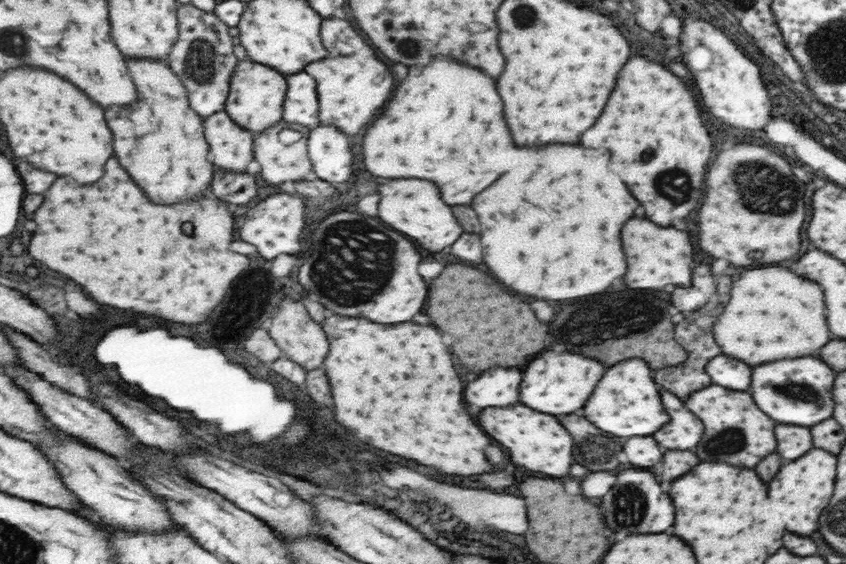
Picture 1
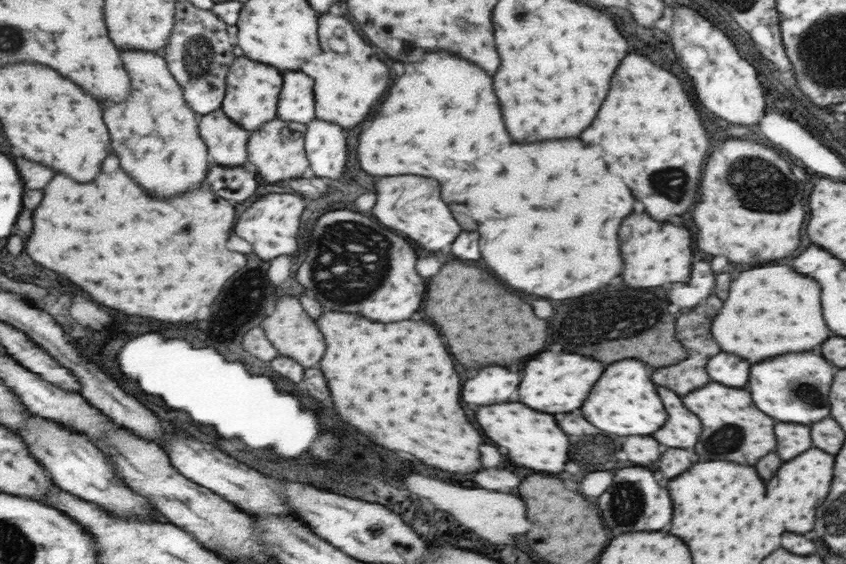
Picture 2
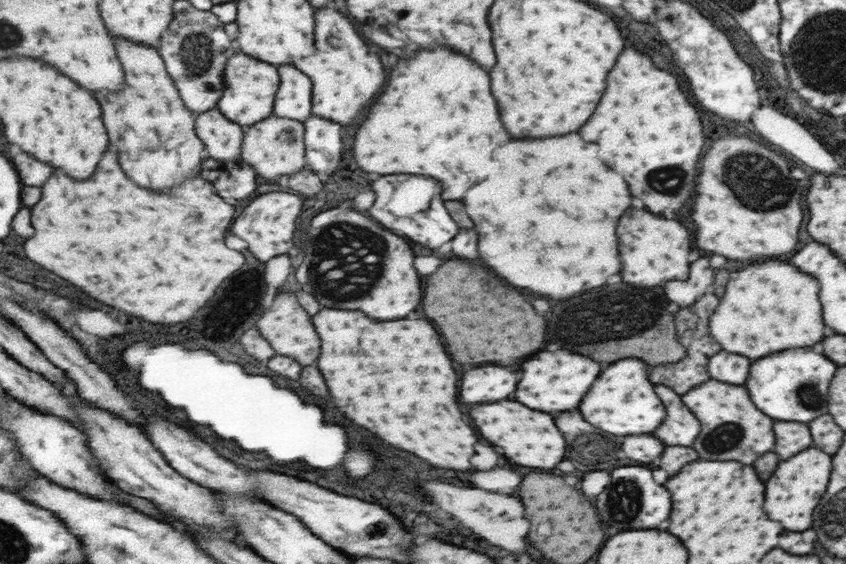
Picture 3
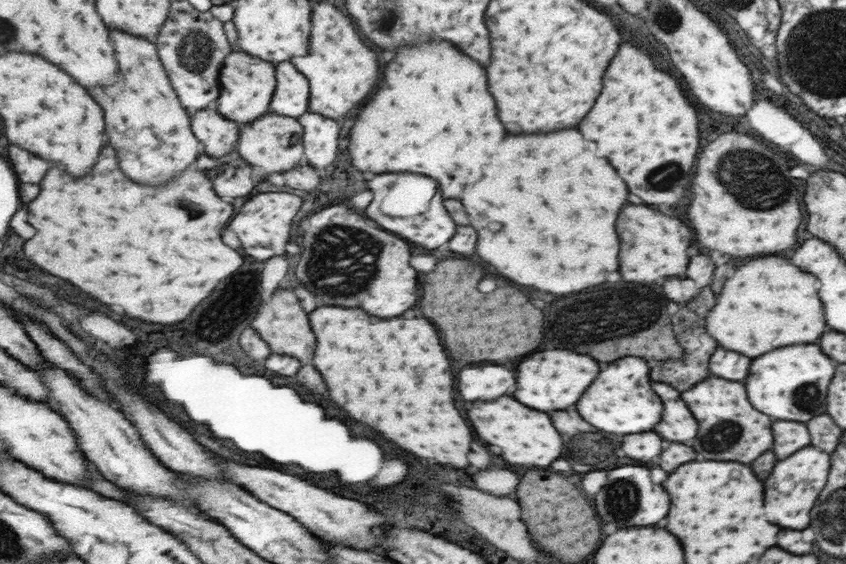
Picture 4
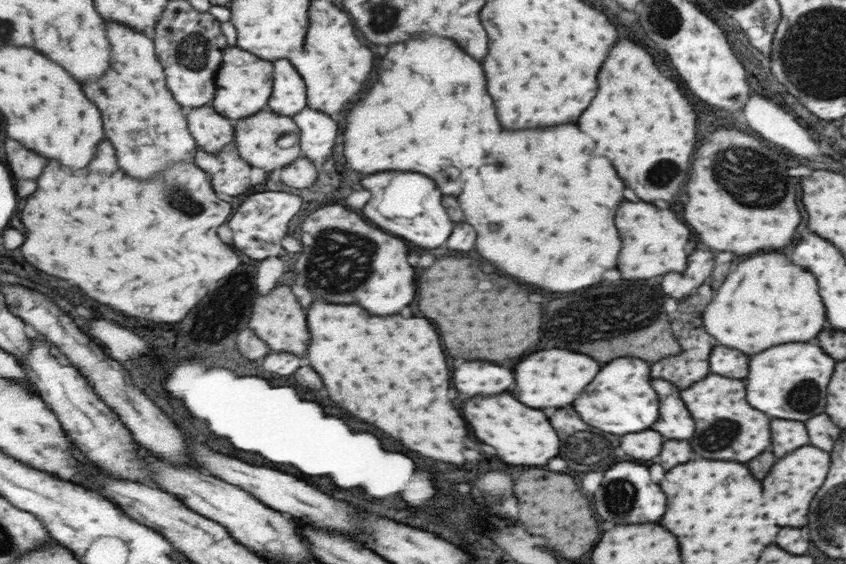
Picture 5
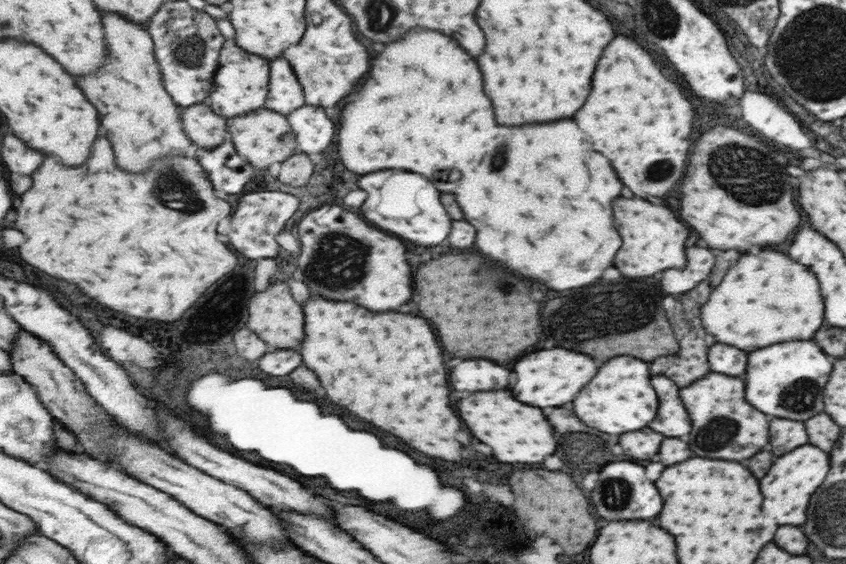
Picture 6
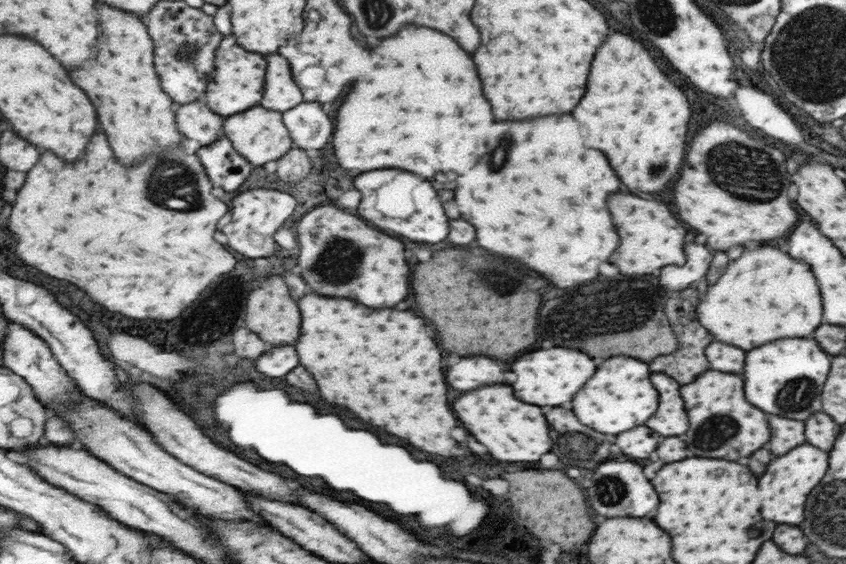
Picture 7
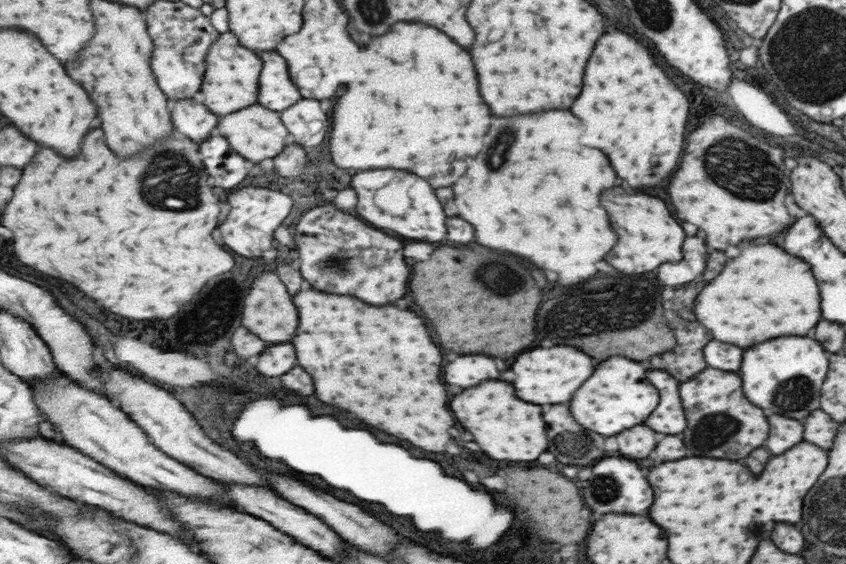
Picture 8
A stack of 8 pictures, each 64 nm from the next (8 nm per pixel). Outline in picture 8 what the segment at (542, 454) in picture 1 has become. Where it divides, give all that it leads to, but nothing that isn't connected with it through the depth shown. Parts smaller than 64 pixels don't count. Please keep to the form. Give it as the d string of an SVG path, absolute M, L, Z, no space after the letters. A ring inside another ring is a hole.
M487 380L487 384L479 384L479 388L459 392L451 400L451 408L455 408L455 418L473 436L473 442L493 460L531 462L547 448L539 406L515 398L511 384L503 380Z

